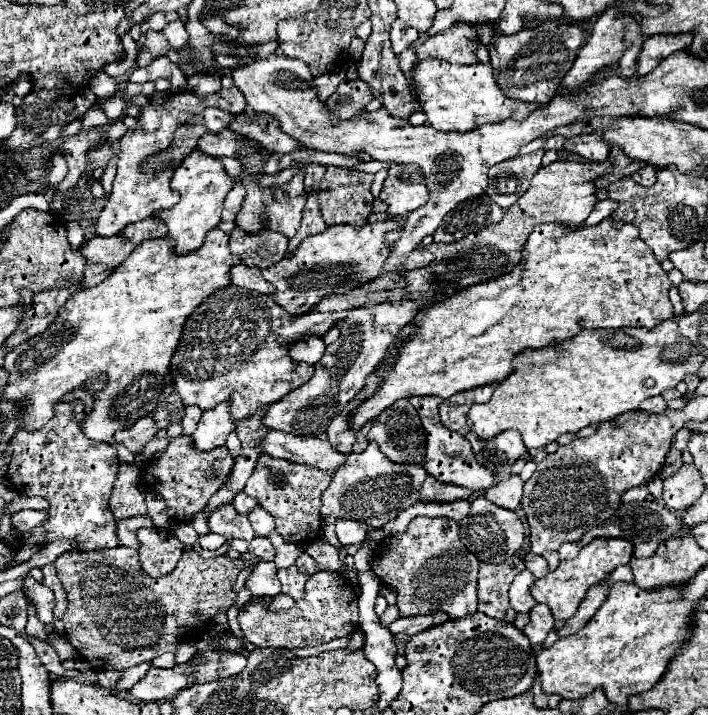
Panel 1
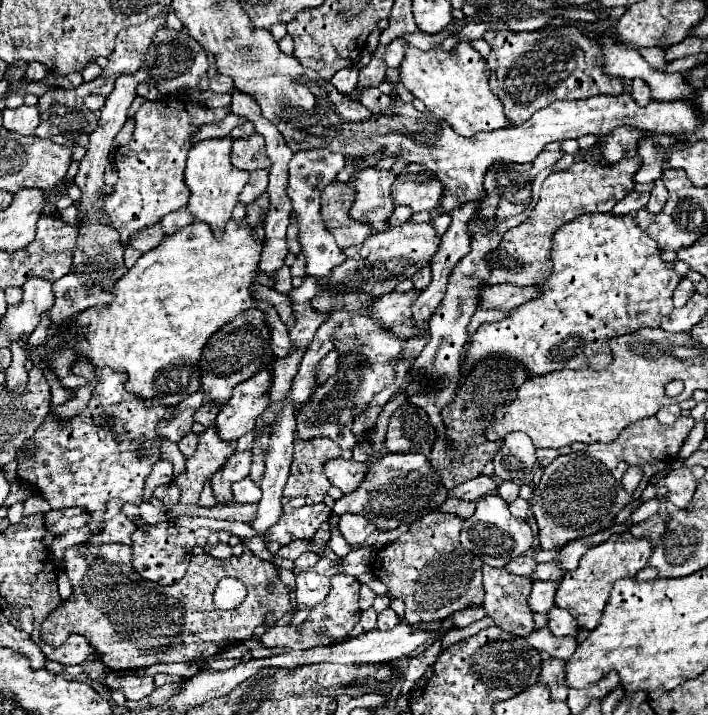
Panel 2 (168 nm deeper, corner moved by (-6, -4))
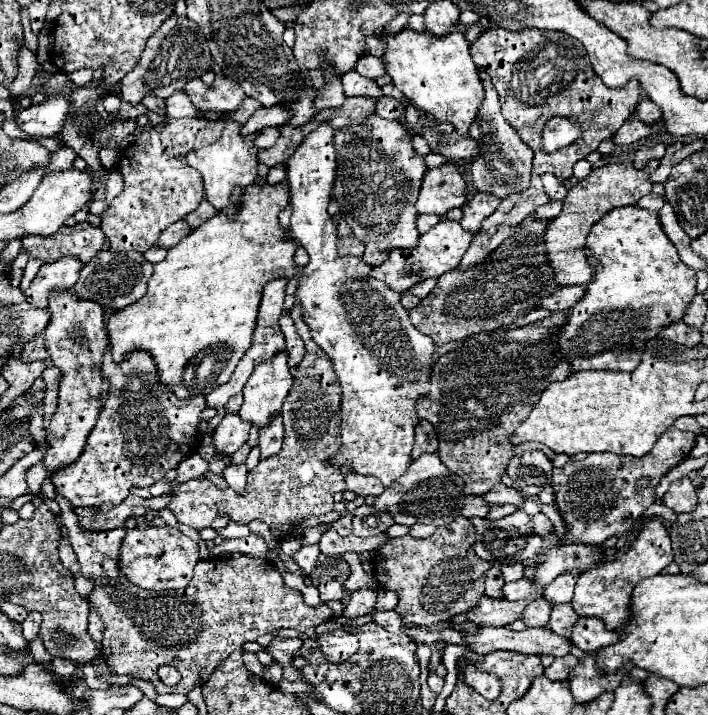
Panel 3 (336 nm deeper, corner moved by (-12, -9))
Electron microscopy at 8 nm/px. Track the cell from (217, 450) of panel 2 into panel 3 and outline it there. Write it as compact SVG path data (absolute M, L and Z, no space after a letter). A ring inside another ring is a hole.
M226 414L214 432L214 446L218 454L232 456L248 440L250 426L252 424L248 424L248 420L240 420L238 414Z

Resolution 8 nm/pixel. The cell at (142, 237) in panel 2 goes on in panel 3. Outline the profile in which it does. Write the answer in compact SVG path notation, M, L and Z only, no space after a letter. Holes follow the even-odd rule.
M178 220L176 224L170 224L158 238L158 246L166 246L172 248L176 246L182 238L186 238L192 232L192 228L188 228L188 224L184 224L182 220Z

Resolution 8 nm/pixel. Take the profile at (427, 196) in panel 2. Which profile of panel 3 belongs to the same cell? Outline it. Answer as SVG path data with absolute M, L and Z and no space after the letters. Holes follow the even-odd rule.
M448 162L444 166L426 172L416 210L420 214L440 214L444 216L452 208L462 208L468 202L466 182L456 164Z

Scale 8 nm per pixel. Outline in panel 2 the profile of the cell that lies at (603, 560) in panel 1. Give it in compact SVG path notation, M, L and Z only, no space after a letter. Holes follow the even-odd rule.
M630 533L612 535L608 541L588 549L582 555L580 565L564 575L554 595L556 607L570 611L570 615L574 615L574 619L578 621L578 627L592 631L600 621L600 615L604 611L614 581L622 577L634 577L640 569L646 567L650 555L652 555L652 545L648 539L636 539Z

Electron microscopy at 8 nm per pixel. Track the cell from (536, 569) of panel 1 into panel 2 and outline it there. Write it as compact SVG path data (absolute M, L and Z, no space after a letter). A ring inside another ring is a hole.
M520 555L520 557L512 559L506 565L506 569L516 573L516 575L532 575L534 573L534 565L538 565L538 563L536 563L536 559L532 555Z

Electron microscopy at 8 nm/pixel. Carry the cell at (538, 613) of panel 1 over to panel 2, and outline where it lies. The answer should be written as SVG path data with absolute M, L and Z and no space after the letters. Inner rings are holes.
M552 607L548 611L548 617L550 617L548 629L550 629L552 635L556 635L556 637L560 637L560 635L572 635L572 637L576 637L578 623L574 621L574 617L566 609Z

